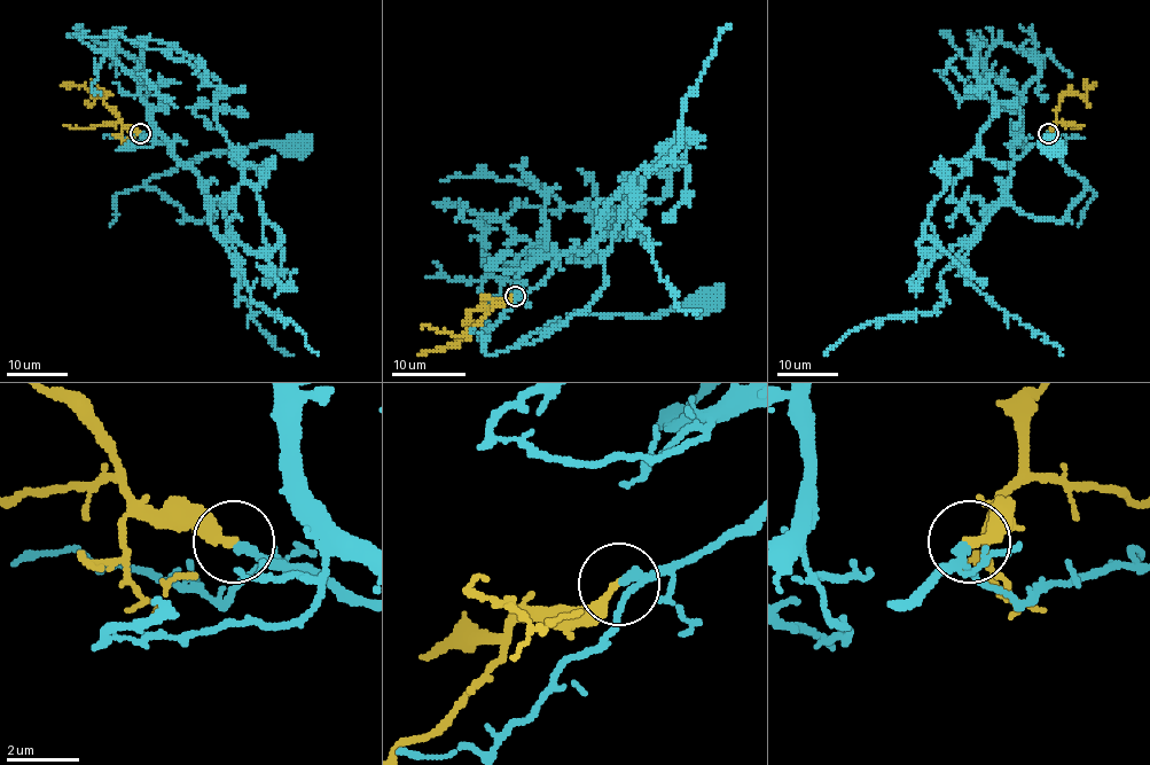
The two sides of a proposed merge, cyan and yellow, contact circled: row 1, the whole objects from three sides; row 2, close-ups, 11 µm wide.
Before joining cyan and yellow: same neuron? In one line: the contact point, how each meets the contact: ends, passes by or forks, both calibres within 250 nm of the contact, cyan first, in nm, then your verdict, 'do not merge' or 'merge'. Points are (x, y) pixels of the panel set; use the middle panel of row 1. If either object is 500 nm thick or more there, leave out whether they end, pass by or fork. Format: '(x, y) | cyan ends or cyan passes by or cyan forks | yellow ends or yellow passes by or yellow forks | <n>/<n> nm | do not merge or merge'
(515, 296) | cyan passes by | yellow ends | 180/260 nm | merge

